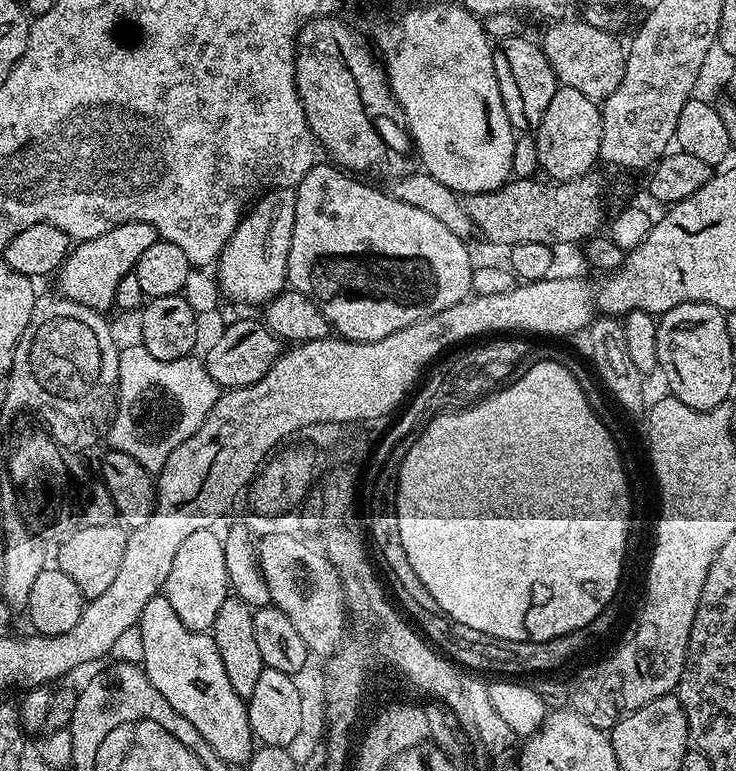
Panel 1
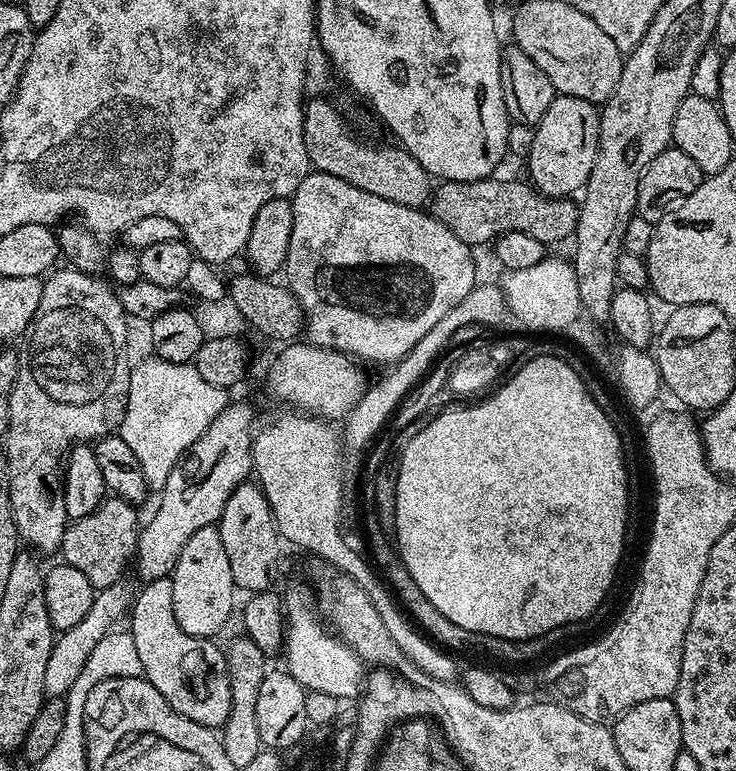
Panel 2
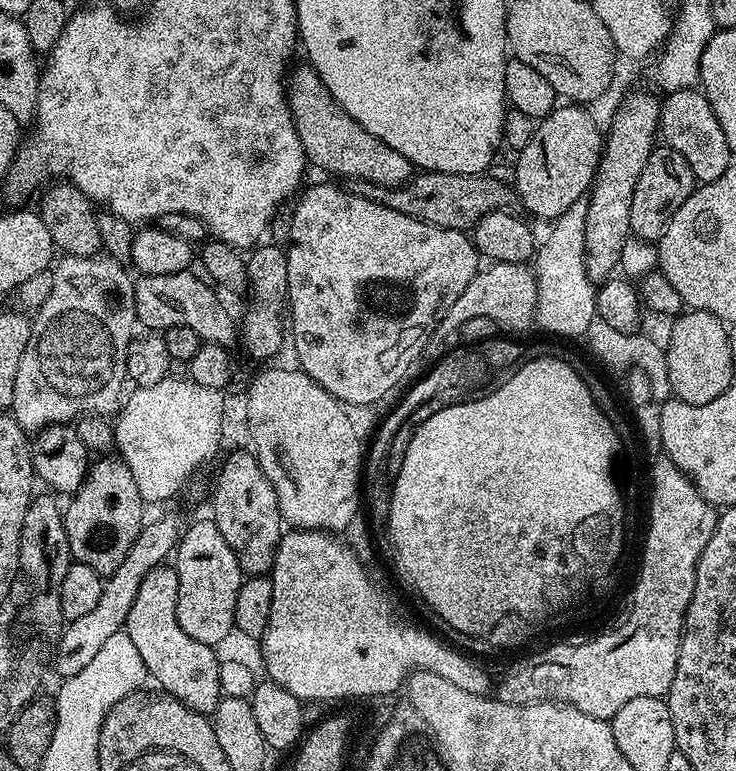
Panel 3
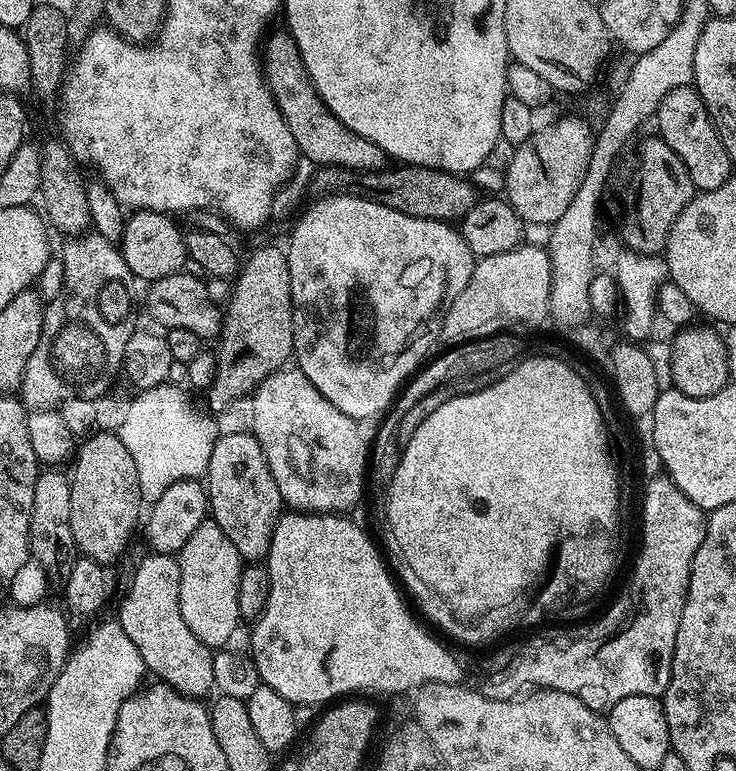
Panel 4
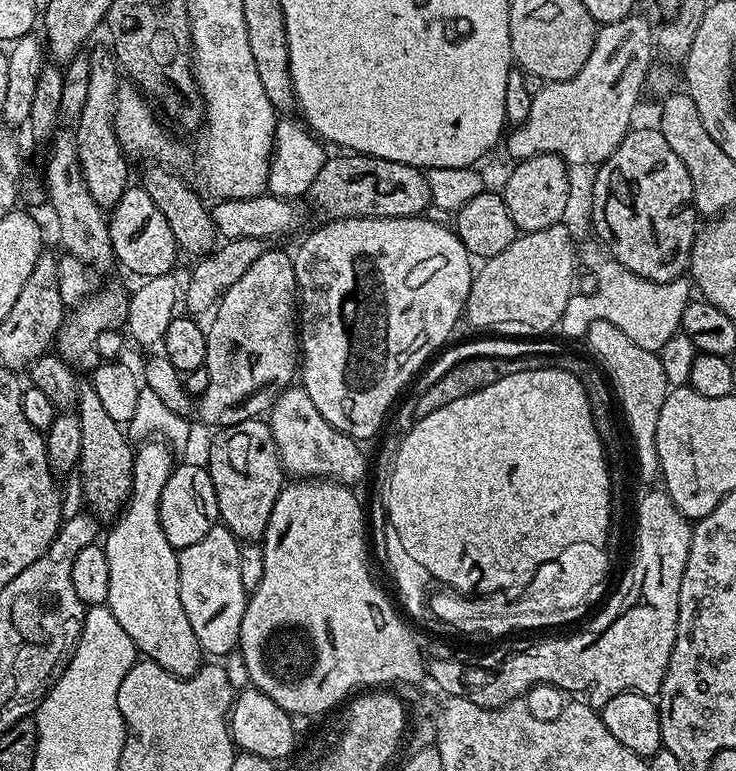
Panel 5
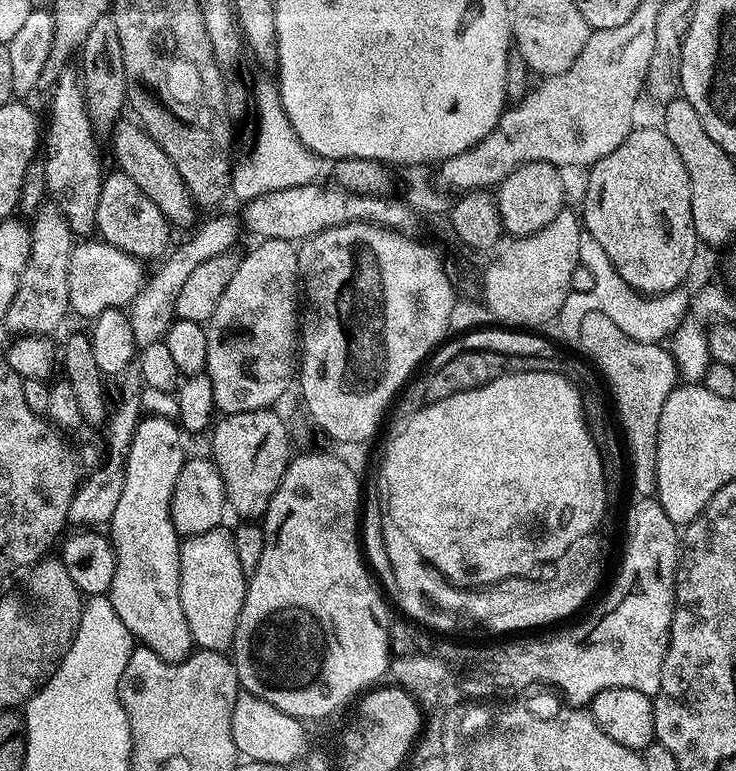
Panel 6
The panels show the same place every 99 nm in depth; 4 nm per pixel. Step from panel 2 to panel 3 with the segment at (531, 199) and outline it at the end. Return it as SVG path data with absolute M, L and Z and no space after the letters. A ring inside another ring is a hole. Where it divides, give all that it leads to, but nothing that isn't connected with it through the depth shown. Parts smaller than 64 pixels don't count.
M423 170L417 171L411 180L396 188L379 188L377 184L361 183L358 191L367 200L377 200L382 206L390 206L390 210L398 210L398 214L463 233L471 230L486 214L507 209L511 205L508 203L514 200L513 189L509 185L507 188L499 184L492 174L467 176Z

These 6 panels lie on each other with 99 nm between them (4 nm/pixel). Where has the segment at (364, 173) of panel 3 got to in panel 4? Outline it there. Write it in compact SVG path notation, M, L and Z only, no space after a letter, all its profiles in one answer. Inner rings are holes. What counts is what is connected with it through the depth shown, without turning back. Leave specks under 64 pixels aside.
M271 32L262 40L264 81L268 83L282 118L286 118L286 126L290 126L290 134L294 134L297 153L313 166L342 166L355 172L378 172L385 167L386 157L382 149L374 146L374 142L354 134L328 111L310 74L304 69L298 42L291 32Z

